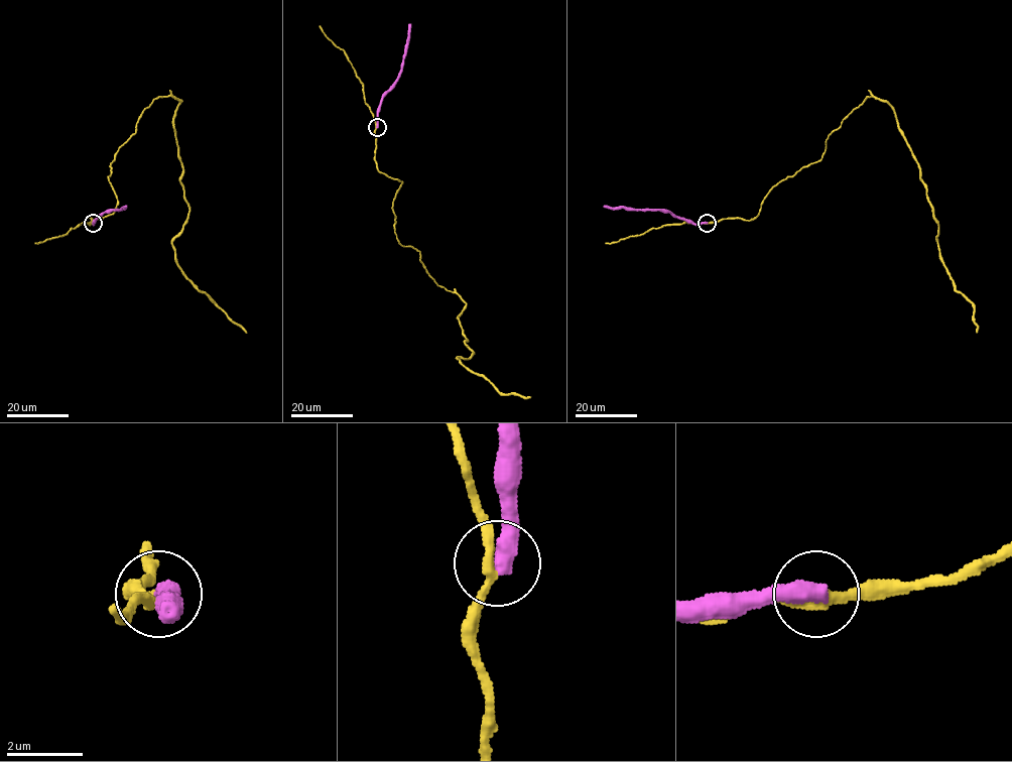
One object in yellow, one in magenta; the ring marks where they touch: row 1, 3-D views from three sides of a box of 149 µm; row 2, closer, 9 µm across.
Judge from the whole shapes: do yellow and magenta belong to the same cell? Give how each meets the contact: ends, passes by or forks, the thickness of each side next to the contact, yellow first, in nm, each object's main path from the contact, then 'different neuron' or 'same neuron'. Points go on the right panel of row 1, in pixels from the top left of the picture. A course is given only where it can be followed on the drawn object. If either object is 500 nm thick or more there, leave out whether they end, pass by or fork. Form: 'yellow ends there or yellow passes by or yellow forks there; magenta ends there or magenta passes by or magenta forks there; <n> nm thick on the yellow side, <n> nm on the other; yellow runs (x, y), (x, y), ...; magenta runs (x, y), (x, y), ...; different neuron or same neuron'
240 nm thick on the yellow side, 500 nm on the other; yellow runs (707, 223), (753, 220), (854, 109), (880, 98), (918, 166), (939, 259), (976, 333); magenta runs (707, 223), (687, 223), (670, 213), (655, 210), (603, 207); different neuron

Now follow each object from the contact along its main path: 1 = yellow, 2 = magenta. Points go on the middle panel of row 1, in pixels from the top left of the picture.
1: (376, 127), (377, 168), (401, 182), (397, 239), (466, 303), (473, 353), (457, 358), (531, 396)
2: (377, 127), (383, 96), (398, 76), (410, 23)

